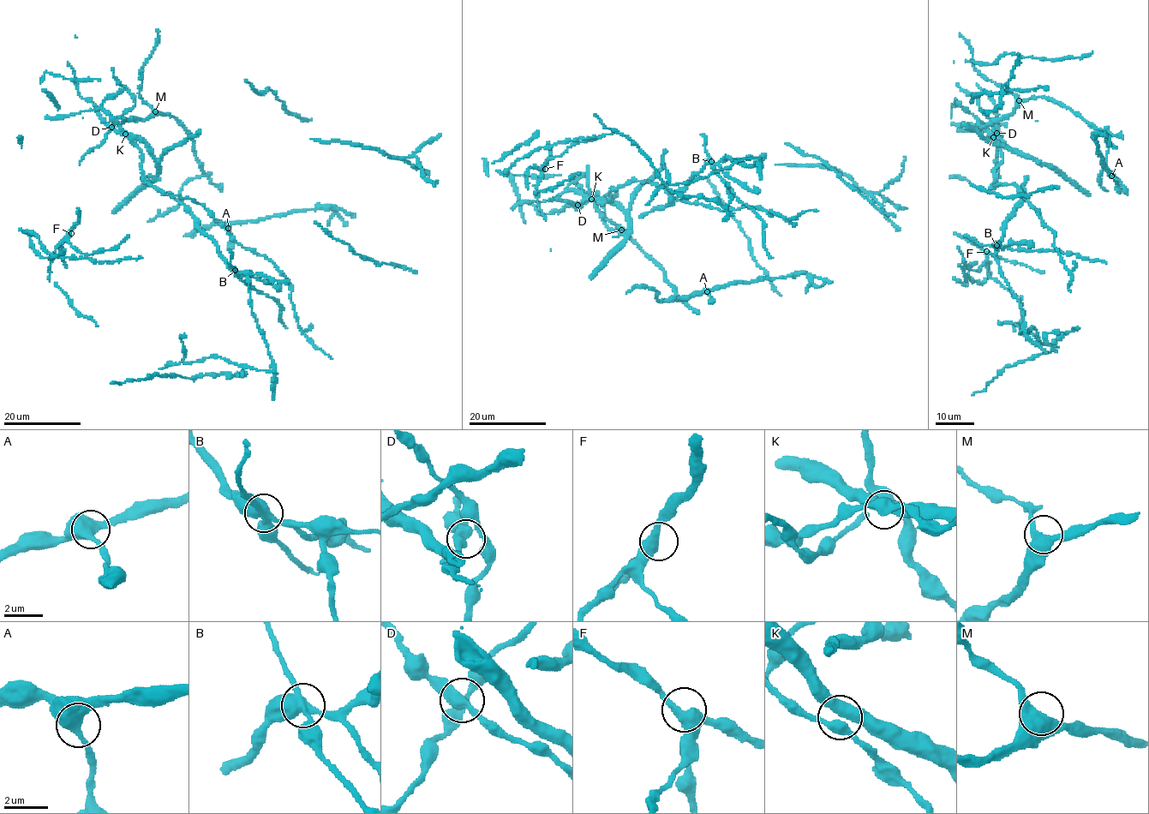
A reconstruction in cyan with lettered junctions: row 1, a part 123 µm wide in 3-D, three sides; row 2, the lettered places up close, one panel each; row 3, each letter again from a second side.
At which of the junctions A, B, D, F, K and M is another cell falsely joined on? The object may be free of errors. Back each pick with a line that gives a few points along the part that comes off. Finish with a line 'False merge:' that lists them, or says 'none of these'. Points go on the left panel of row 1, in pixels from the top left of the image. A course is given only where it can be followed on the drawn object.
False merge: none of these

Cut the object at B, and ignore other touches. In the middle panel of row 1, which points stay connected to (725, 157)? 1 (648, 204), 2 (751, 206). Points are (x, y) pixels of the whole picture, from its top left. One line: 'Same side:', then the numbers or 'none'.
Same side: none

